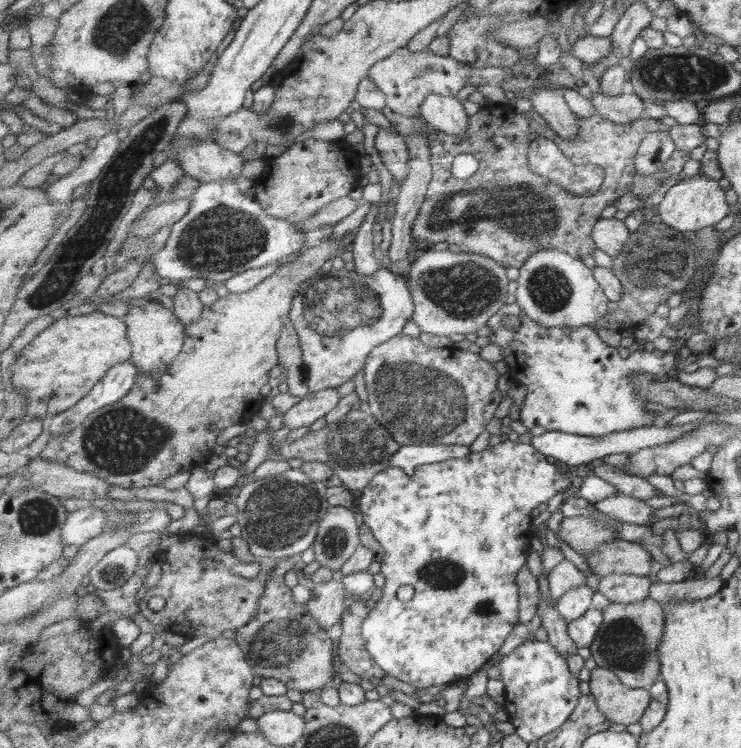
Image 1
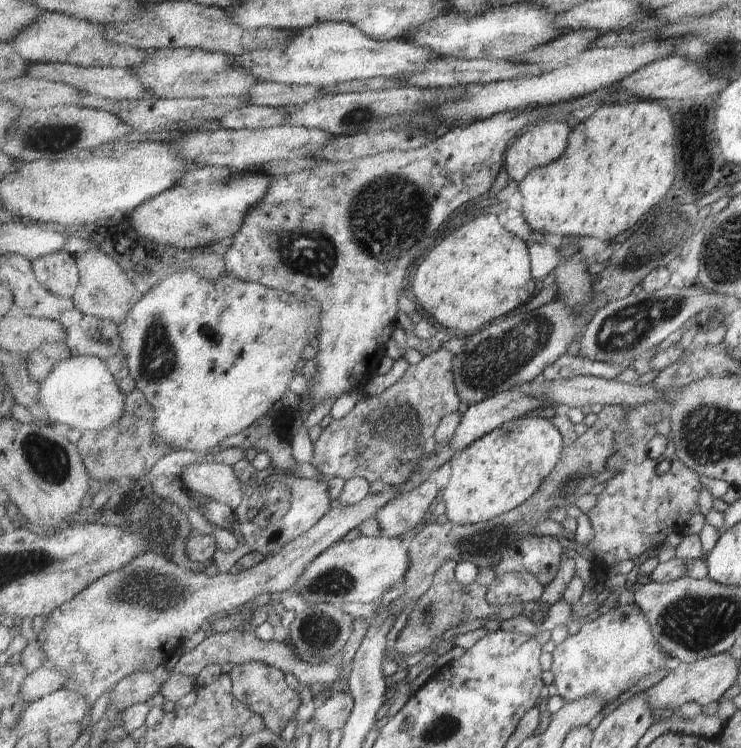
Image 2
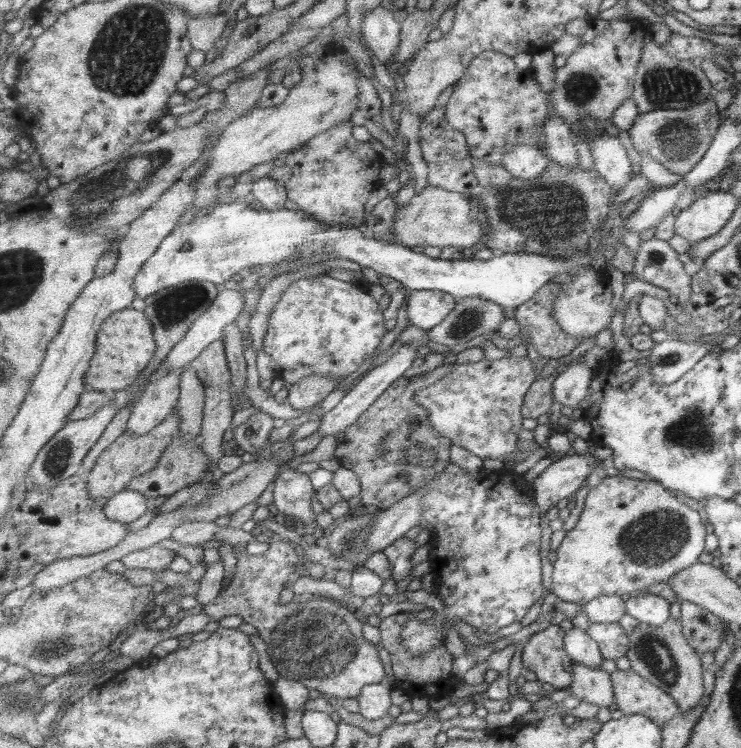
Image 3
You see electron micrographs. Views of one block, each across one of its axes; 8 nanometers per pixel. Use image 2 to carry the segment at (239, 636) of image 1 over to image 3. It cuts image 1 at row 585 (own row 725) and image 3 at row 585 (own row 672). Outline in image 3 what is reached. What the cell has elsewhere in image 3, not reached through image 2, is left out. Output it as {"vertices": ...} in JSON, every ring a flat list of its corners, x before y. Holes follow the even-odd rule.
{"vertices":[[277,534,271,540,271,550,260,555,247,554,246,551,236,552,238,565,233,580,225,591,221,591,212,602,201,604,202,611,206,612,212,620,221,620,225,616,240,616,242,622,251,624,257,630,267,645,266,653,270,662,279,672,280,677,298,680,310,690,317,690,335,698,357,698,361,689,370,684,385,682,385,664,379,659,377,653,380,645,372,644,363,636,363,623,359,622,353,612,347,610,345,604,327,597,307,597,303,604,289,602,281,604,281,592,289,580,289,573,297,568,297,552,295,545,290,541,282,540]]}

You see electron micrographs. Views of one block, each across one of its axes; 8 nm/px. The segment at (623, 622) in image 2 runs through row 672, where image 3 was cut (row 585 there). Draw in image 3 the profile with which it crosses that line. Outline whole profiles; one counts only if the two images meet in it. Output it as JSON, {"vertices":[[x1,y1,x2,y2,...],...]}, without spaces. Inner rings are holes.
{"vertices":[[617,475,603,479,598,486,590,489,588,496,585,499,584,509,580,515,580,519,576,526,566,534,566,537,561,542,560,546,556,550,556,561,553,564,552,573,552,593,557,597,565,600,565,602,575,602,575,604,586,605,593,598,599,598,599,596,623,596,628,594,633,596,634,594,640,594,643,590,647,590,648,587,652,587,661,582,669,582,675,577,680,570,691,568,697,560,697,556,701,554,703,550,703,538,705,538,705,526,701,524,701,518,695,510,679,504,669,492,665,492,663,486,653,480,653,482,647,482,647,480,633,480,633,478,625,478,625,476]]}

